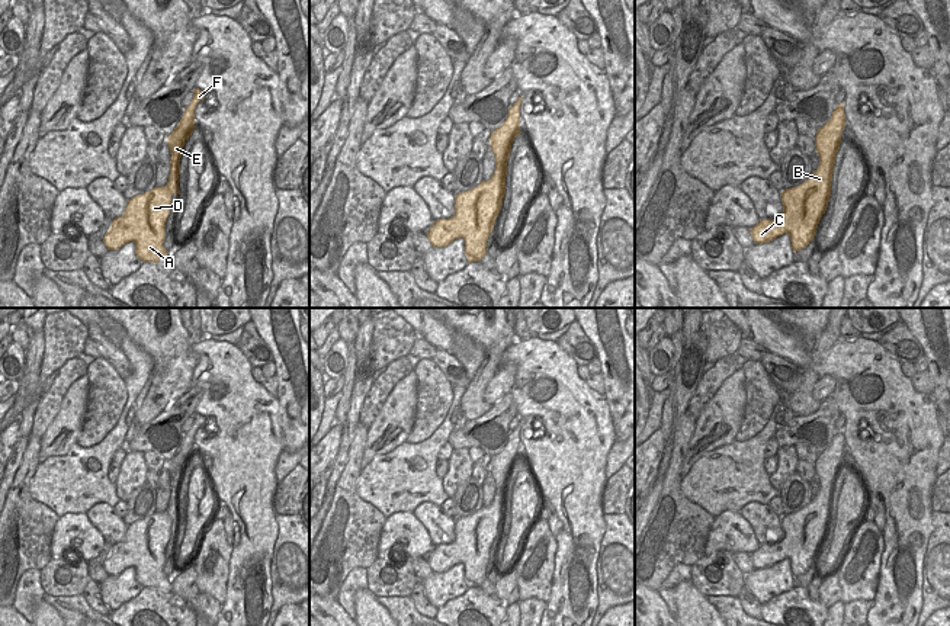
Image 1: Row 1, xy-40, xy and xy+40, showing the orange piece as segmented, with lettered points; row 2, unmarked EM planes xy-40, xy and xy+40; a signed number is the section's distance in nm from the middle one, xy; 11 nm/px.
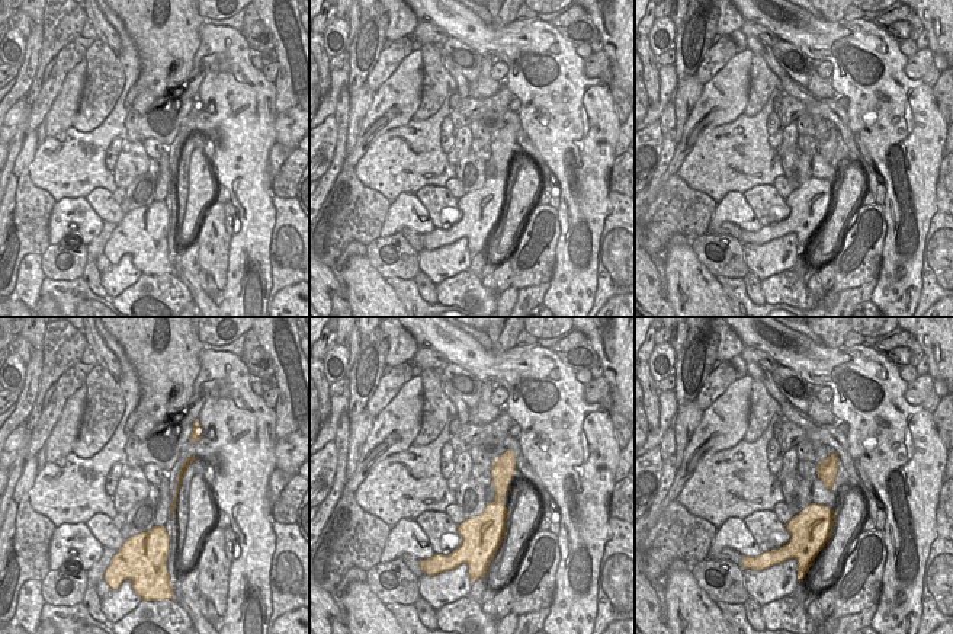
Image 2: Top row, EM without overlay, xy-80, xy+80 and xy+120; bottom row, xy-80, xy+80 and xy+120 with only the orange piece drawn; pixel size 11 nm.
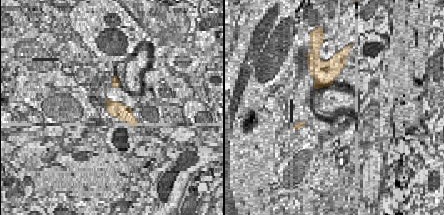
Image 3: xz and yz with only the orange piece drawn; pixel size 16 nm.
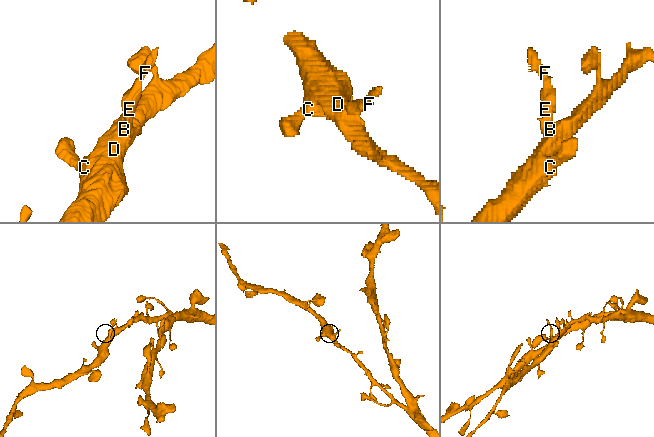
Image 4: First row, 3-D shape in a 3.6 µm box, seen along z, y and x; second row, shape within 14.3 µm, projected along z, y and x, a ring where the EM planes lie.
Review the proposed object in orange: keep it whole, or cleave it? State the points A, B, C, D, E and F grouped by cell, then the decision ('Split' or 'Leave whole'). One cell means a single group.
Groups: A B C D E F. Leave whole

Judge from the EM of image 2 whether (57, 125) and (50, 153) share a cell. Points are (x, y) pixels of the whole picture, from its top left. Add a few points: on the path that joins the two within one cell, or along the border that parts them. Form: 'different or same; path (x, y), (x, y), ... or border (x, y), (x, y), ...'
different; border (71, 125), (63, 140), (47, 137)

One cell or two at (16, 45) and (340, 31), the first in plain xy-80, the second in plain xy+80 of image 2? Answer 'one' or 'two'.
one

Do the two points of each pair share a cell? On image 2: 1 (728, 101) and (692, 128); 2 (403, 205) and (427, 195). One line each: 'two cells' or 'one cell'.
1: one cell
2: two cells

